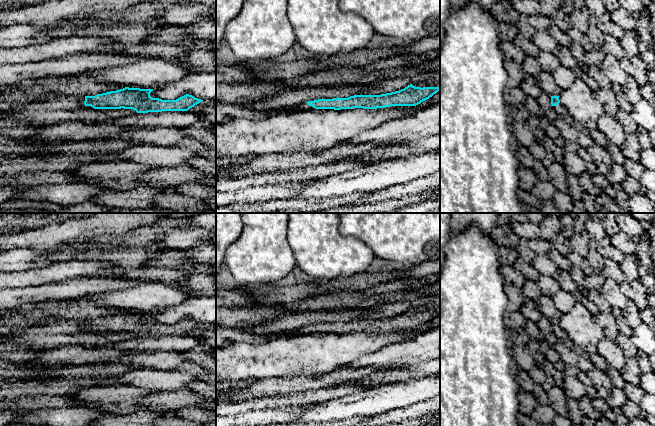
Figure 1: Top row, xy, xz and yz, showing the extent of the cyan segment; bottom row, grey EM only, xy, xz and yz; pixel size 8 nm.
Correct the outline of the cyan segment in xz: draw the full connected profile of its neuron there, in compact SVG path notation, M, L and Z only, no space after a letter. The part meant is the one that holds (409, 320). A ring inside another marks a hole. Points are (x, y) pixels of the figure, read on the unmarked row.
M412 308L399 315L381 319L354 319L348 322L318 323L287 333L300 336L315 333L377 333L390 330L416 330L440 315L440 311L415 311Z

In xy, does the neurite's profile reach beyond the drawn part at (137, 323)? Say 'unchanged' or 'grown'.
unchanged

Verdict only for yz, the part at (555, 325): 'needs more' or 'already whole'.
needs more

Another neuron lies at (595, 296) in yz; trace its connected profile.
M589 290L586 296L598 307L599 312L611 312L612 307L598 290Z

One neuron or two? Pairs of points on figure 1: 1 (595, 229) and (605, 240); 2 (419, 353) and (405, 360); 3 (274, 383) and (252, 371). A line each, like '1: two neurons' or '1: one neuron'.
1: one neuron
2: one neuron
3: two neurons

